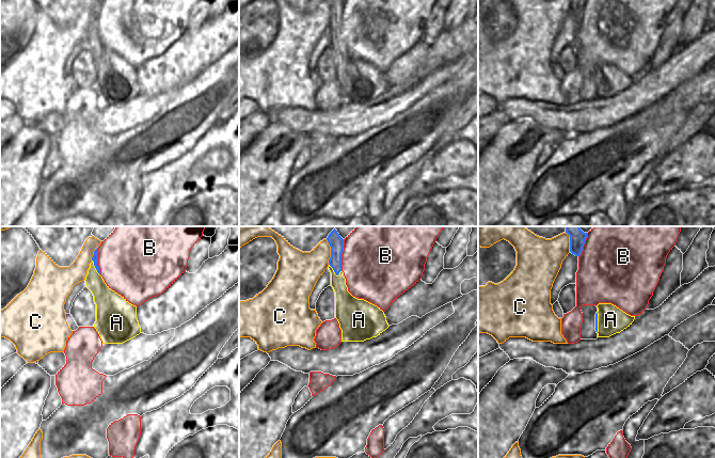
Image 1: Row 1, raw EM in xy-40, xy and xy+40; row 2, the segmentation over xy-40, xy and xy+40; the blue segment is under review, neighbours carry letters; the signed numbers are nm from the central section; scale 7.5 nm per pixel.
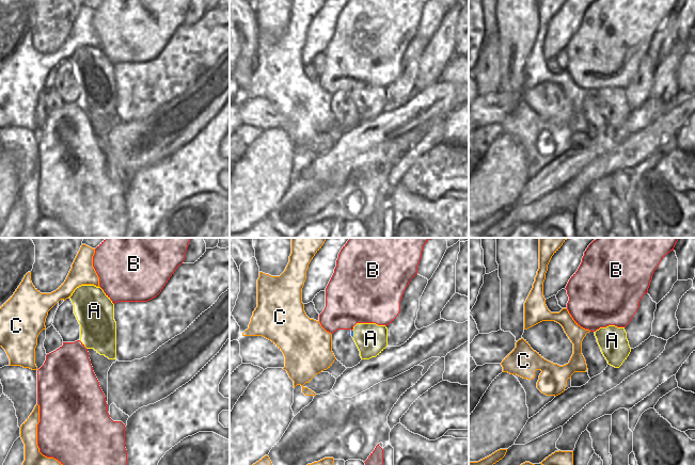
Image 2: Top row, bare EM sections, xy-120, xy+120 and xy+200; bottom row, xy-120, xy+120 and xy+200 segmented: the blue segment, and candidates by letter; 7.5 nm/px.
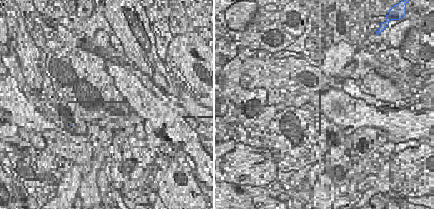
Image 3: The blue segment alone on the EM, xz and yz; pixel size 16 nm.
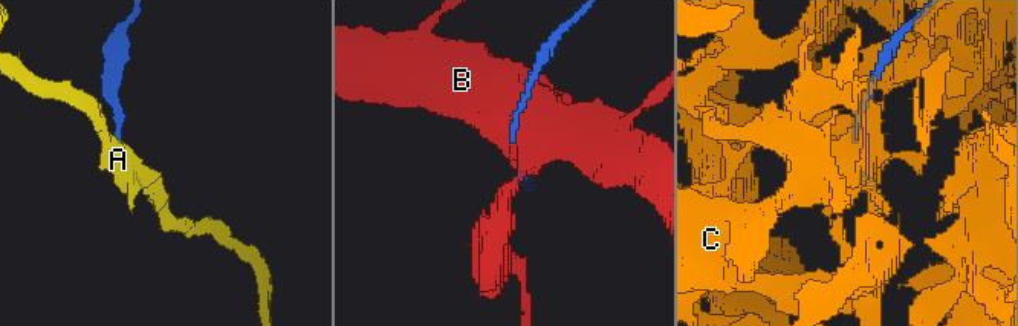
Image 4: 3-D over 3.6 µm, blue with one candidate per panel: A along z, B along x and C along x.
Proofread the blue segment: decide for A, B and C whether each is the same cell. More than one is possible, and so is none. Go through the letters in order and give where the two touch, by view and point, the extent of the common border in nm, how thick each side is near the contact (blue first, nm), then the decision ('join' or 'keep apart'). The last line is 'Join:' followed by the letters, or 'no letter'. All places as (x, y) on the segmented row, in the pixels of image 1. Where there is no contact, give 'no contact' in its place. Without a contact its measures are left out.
A: meets blue in xy at (333, 269); contact 120 nm long; 110 nm thick on the blue side, 140 nm on the other; keep apart
B: meets blue in xy at (340, 255); contact 240 nm long; 110 nm thick on the blue side, 480 nm on the other; keep apart
C: meets blue in xy at (331, 252); contact 190 nm long; 110 nm thick on the blue side, 260 nm on the other; keep apart
Join: no letter

